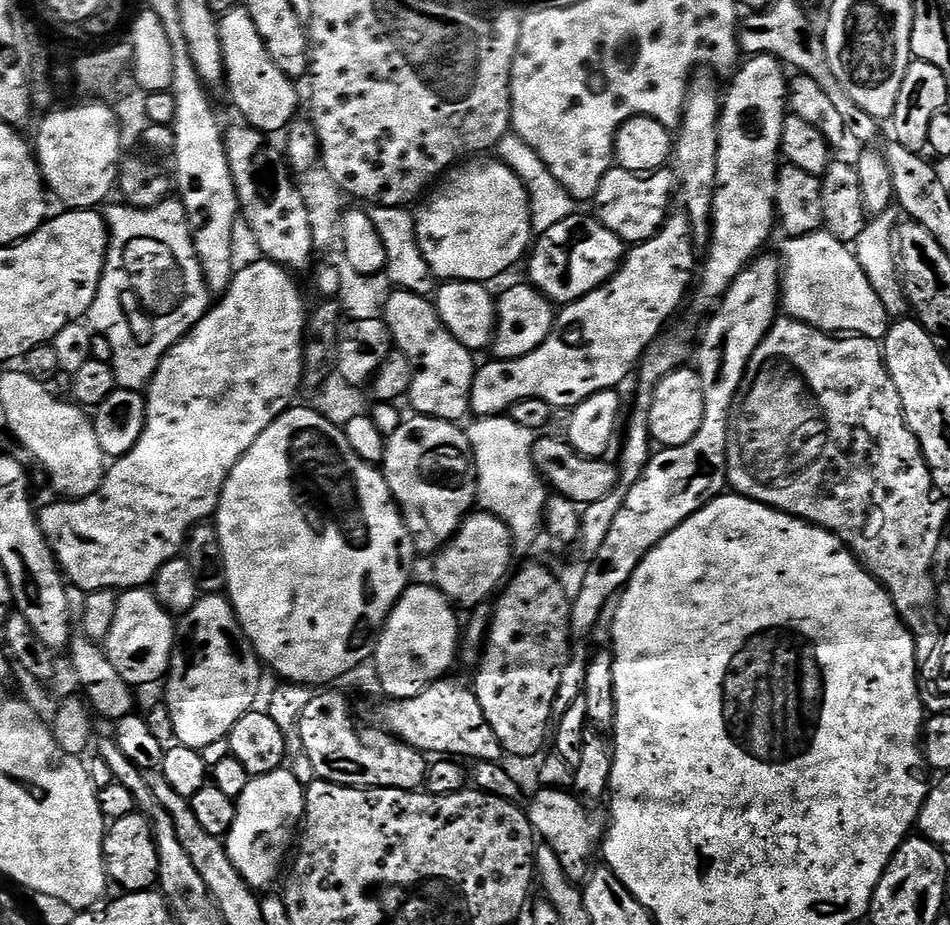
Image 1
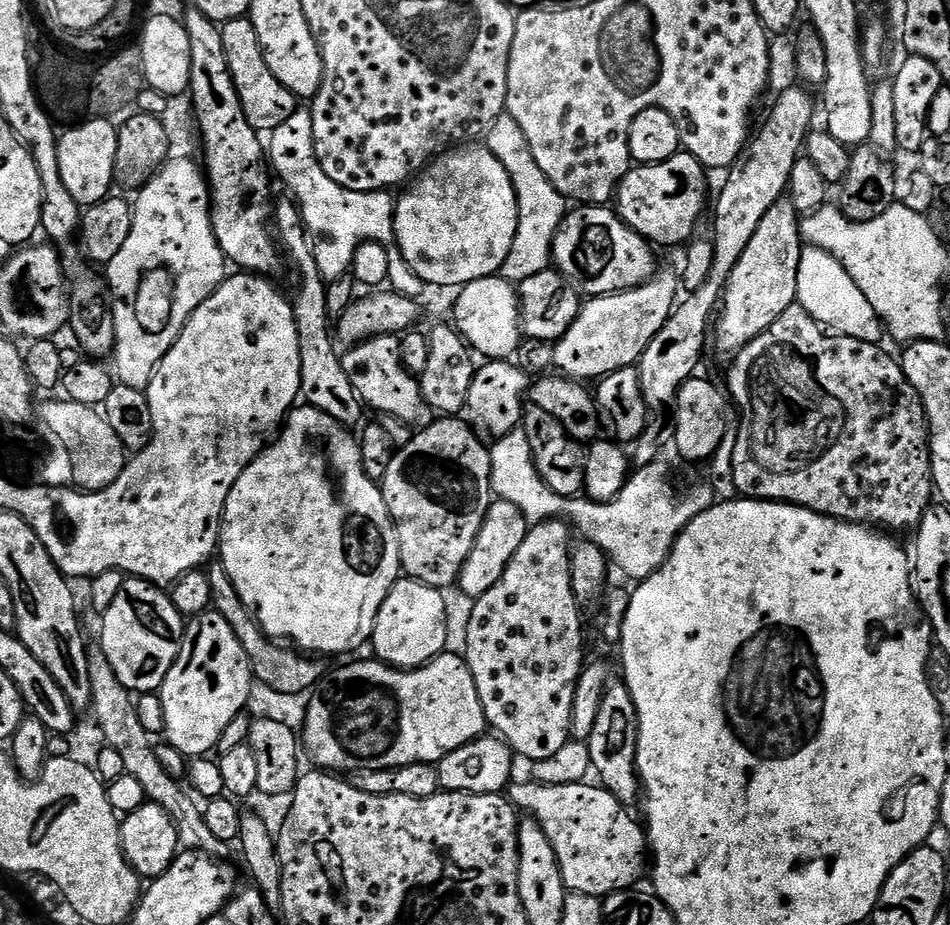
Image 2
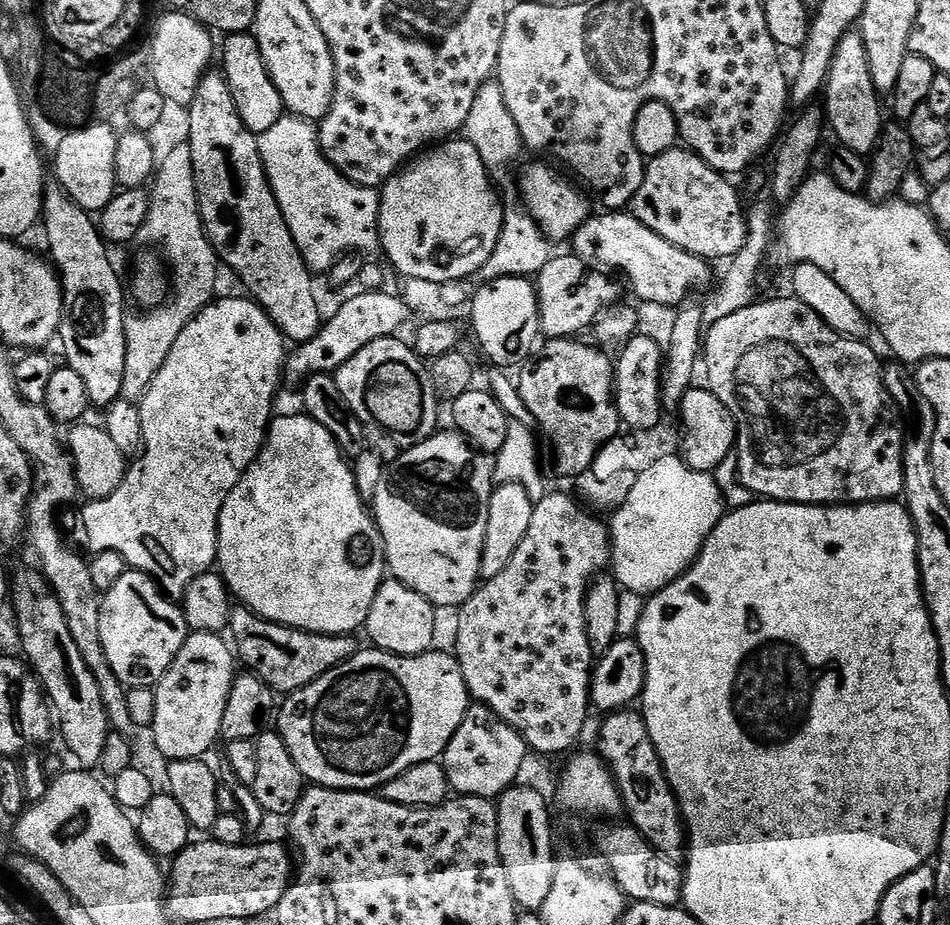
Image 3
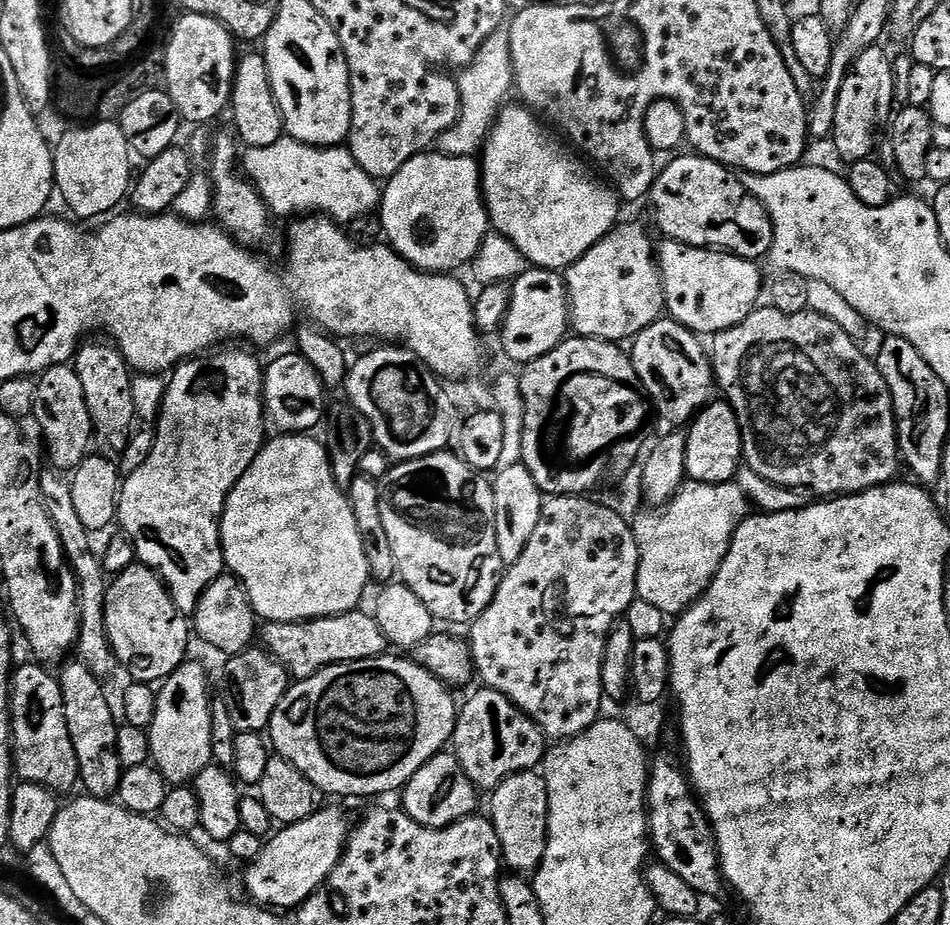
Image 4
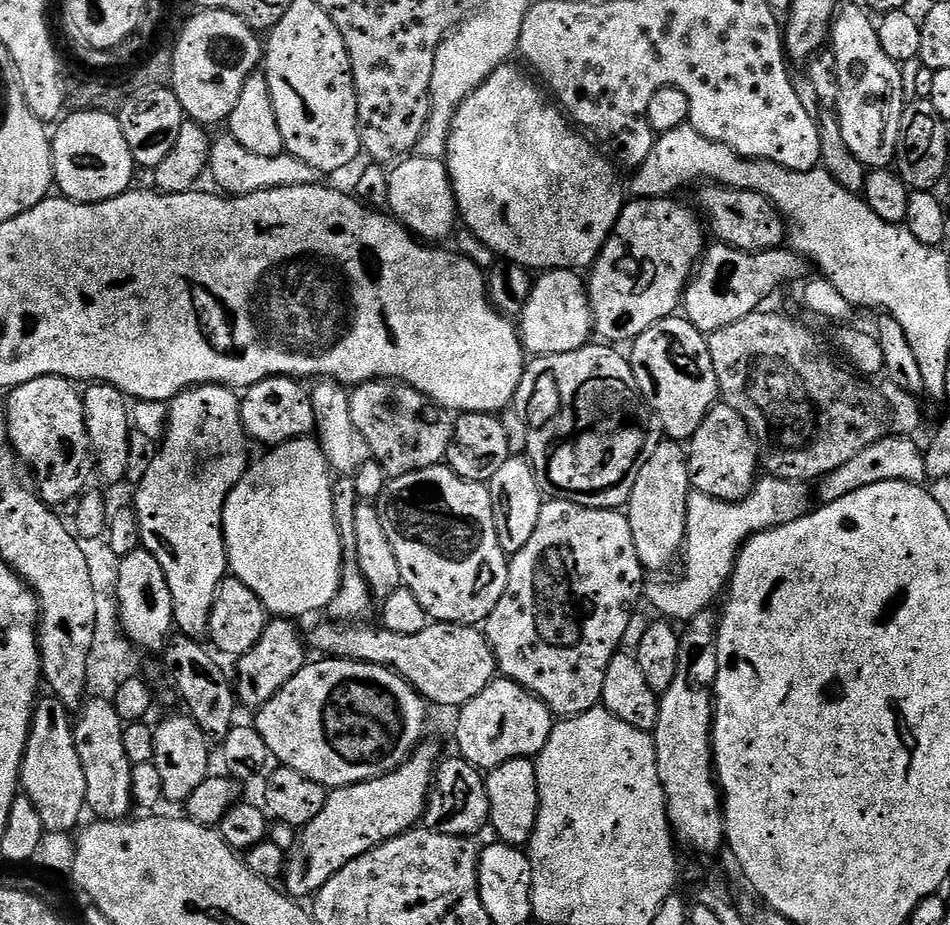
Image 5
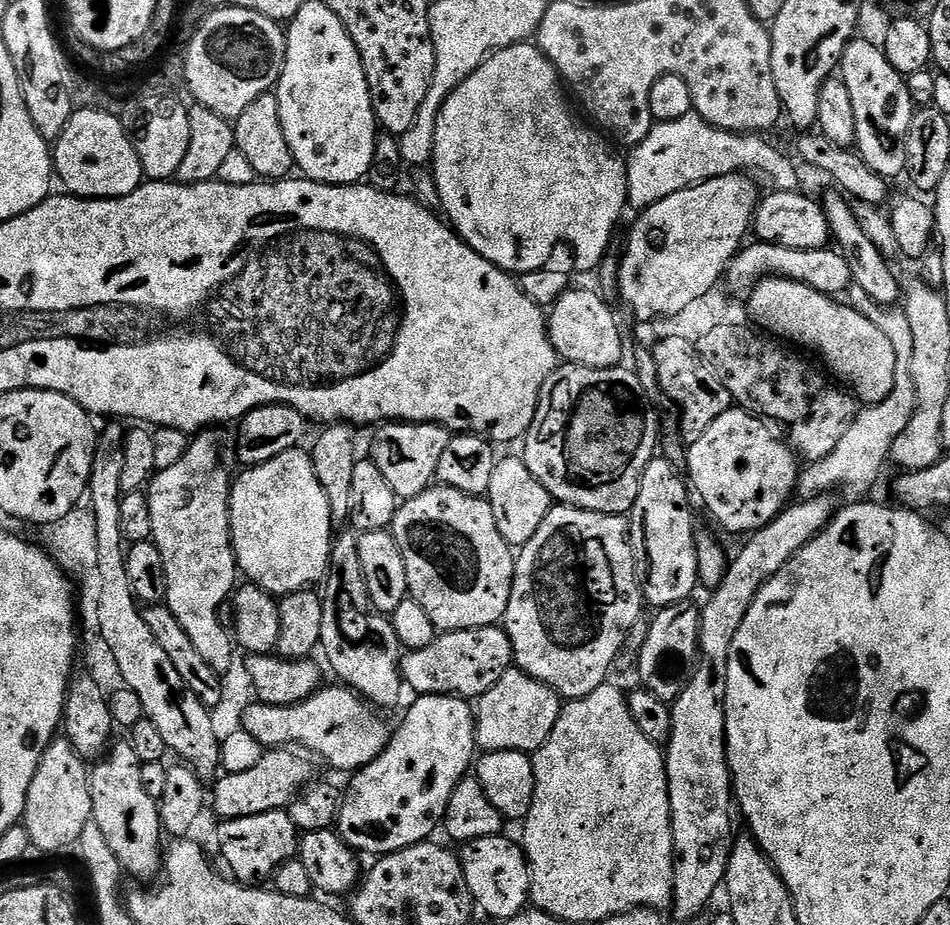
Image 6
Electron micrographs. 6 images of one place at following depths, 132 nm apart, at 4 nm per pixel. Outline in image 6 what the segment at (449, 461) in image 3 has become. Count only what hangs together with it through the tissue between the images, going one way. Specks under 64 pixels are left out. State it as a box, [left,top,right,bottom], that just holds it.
[390,486,516,632]

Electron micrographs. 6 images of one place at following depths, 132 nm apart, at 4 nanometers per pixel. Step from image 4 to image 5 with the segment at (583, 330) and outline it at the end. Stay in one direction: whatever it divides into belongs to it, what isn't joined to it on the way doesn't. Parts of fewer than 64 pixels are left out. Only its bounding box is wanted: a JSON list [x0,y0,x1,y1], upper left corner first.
[586,198,706,346]

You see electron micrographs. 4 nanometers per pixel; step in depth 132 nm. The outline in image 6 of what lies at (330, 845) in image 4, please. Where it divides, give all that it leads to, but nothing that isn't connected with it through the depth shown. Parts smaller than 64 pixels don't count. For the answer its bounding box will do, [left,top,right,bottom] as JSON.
[335,696,478,858]

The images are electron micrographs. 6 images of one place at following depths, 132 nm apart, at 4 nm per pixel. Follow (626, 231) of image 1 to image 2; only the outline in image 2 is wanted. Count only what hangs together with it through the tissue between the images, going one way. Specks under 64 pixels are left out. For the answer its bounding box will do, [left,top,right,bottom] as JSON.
[614,151,709,245]

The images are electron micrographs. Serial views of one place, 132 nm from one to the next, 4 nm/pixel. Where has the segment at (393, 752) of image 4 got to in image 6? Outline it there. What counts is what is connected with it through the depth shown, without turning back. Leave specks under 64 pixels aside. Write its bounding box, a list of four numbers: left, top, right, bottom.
[241,686,390,774]

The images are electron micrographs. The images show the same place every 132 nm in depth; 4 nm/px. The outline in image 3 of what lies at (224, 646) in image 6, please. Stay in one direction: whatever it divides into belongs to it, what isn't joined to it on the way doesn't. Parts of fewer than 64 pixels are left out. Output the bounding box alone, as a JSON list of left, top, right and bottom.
[84,298,286,598]

